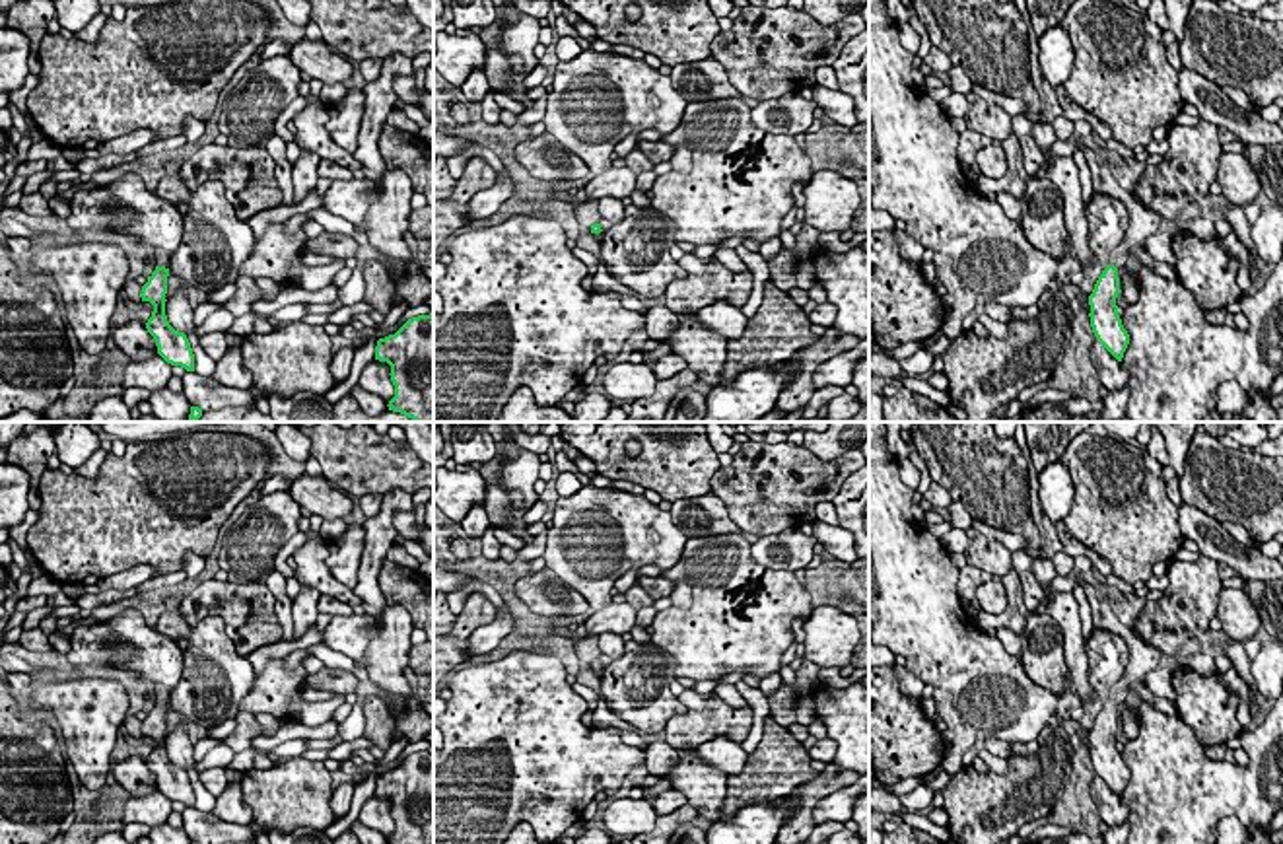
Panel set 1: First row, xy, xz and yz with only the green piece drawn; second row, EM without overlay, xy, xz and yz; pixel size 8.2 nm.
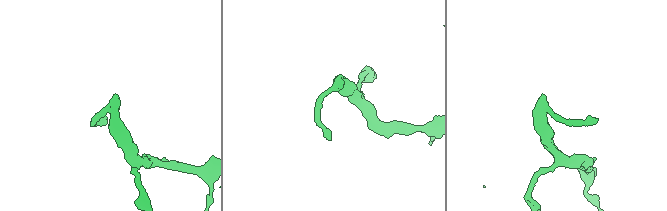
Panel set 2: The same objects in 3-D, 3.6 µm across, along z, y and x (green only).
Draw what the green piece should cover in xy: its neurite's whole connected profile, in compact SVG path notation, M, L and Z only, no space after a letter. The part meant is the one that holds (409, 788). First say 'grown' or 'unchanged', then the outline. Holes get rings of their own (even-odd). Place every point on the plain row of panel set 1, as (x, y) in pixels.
unchanged; M433 751L412 753L395 770L379 774L375 795L391 801L395 832L389 844L433 844Z

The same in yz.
grown; M1077 578L1077 585L1085 589L1087 601L1091 605L1092 628L1108 630L1126 640L1127 646L1127 665L1122 679L1110 688L1110 700L1098 712L1092 729L1089 731L1091 741L1091 762L1096 776L1122 797L1124 788L1129 780L1129 770L1122 760L1118 751L1116 733L1120 725L1118 706L1124 704L1129 688L1135 683L1145 681L1145 677L1159 667L1161 651L1145 646L1126 624L1118 620L1112 613L1106 597L1096 591L1091 583Z

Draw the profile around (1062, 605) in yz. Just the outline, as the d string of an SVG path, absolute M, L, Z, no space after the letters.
M1036 558L1032 562L1038 583L1044 591L1044 613L1050 615L1063 632L1065 665L1077 686L1081 700L1094 692L1089 683L1089 657L1085 653L1083 626L1079 616L1079 603L1071 591L1054 591L1052 581L1058 576L1052 560Z

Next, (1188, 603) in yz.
M1201 556L1196 562L1172 560L1168 587L1159 601L1145 601L1135 628L1145 646L1176 655L1188 640L1197 640L1217 616L1219 562Z

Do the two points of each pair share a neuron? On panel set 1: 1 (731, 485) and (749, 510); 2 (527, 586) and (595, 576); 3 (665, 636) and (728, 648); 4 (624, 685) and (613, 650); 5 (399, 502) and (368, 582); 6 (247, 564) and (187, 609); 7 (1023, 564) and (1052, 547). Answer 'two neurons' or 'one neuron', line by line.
1: one neuron
2: two neurons
3: one neuron
4: two neurons
5: one neuron
6: two neurons
7: two neurons

